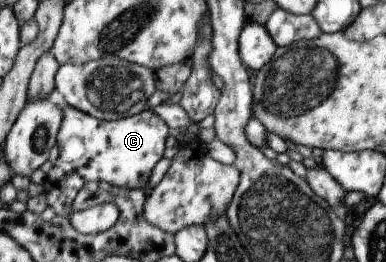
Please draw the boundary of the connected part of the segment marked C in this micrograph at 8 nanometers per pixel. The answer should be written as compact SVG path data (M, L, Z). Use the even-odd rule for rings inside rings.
M59 102L63 110L55 143L58 156L43 183L46 203L56 216L64 217L74 196L88 182L105 181L117 188L144 189L150 170L162 158L171 131L151 108L117 120L98 121L83 111Z

